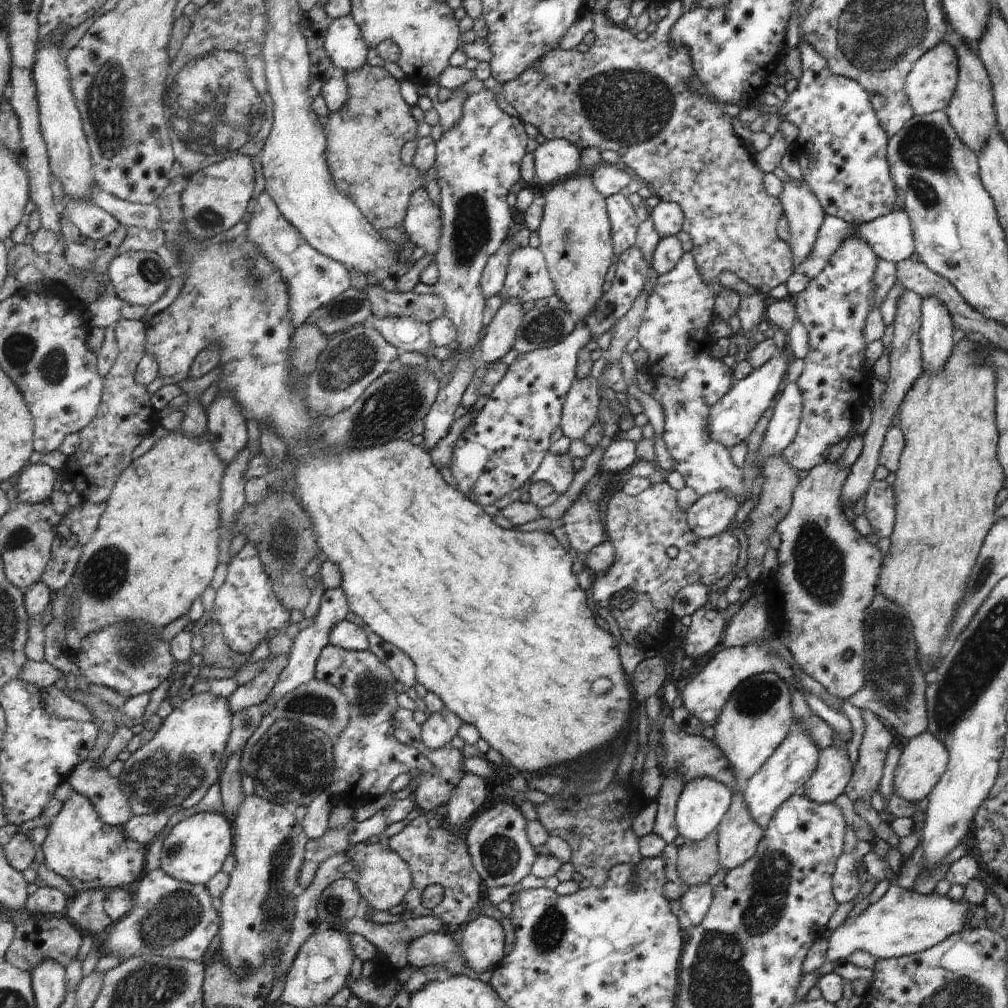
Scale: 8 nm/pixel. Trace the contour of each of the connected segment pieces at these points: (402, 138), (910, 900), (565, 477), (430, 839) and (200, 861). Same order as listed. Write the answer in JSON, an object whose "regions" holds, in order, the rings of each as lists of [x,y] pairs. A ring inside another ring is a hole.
{"regions":[[[[369,64],[363,69],[346,74],[346,78],[349,82],[350,93],[348,104],[342,110],[339,110],[338,114],[331,114],[329,116],[329,121],[325,124],[325,130],[329,140],[328,160],[329,165],[333,170],[334,178],[343,194],[345,192],[351,199],[354,199],[354,202],[357,202],[357,205],[362,209],[366,218],[370,219],[370,222],[373,222],[373,225],[377,227],[379,231],[393,229],[394,227],[402,227],[403,225],[405,226],[407,214],[409,213],[409,208],[413,200],[413,194],[426,186],[426,184],[424,184],[425,174],[415,164],[407,165],[402,156],[402,151],[405,148],[406,143],[418,139],[418,126],[420,126],[418,120],[412,116],[412,105],[405,102],[404,96],[402,96],[406,91],[406,83],[398,81],[385,67],[375,67],[370,66]]],[[[894,878],[892,881],[890,881],[889,889],[888,891],[876,902],[875,904],[870,905],[861,915],[859,915],[855,920],[846,919],[844,923],[835,931],[828,932],[826,934],[826,937],[828,938],[828,949],[826,950],[826,958],[825,960],[828,960],[828,962],[842,962],[842,960],[846,960],[847,956],[850,956],[854,950],[865,950],[870,952],[872,956],[875,956],[877,959],[889,959],[892,957],[903,957],[903,956],[910,956],[914,953],[919,953],[922,951],[925,951],[926,949],[935,947],[938,943],[944,942],[946,938],[948,938],[950,935],[953,935],[954,933],[963,932],[964,928],[968,928],[967,926],[967,918],[969,917],[969,911],[971,910],[972,906],[984,906],[982,905],[973,905],[970,904],[968,901],[965,901],[962,899],[961,901],[955,901],[954,899],[950,899],[948,895],[939,895],[936,891],[931,892],[927,895],[919,895],[916,893],[913,893],[911,890],[903,889],[898,887],[894,882],[896,881],[896,878]]],[[[550,451],[544,459],[540,470],[535,474],[534,480],[545,484],[552,484],[560,494],[566,494],[574,482],[574,459],[568,453],[554,454]]],[[[418,813],[390,833],[389,848],[398,851],[410,863],[415,880],[414,888],[403,902],[405,909],[400,915],[403,919],[440,917],[448,926],[448,932],[454,932],[458,927],[470,924],[474,908],[488,900],[487,886],[474,864],[467,839],[446,828],[431,828],[428,824],[430,815]],[[432,884],[440,884],[445,889],[442,902],[434,910],[427,909],[422,902],[426,888]]],[[[194,813],[181,820],[166,836],[161,867],[178,880],[207,885],[224,870],[226,858],[235,852],[235,841],[233,819],[227,813]]]]}

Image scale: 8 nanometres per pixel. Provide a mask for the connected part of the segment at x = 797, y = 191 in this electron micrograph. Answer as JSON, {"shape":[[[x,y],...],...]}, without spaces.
{"shape":[[[789,178],[783,181],[783,189],[778,196],[783,215],[787,218],[794,269],[806,260],[817,239],[825,212],[807,182]]]}

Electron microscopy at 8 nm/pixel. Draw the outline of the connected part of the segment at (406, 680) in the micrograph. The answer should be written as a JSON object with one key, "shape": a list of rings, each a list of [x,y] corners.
{"shape":[[[374,630],[369,634],[369,641],[371,644],[370,650],[394,671],[396,678],[406,686],[414,688],[416,682],[419,682],[418,666],[408,656],[408,653],[398,648],[394,643],[388,642]]]}

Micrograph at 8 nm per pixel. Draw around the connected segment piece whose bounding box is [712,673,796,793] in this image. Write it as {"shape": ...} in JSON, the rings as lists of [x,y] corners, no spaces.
{"shape":[[[762,673],[750,677],[750,682],[738,686],[738,694],[726,701],[726,710],[722,709],[722,718],[718,717],[718,726],[714,725],[715,737],[712,739],[729,759],[737,772],[738,786],[730,789],[733,793],[742,790],[749,778],[766,762],[777,749],[795,722],[791,701],[791,690],[785,680],[776,673]]]}

